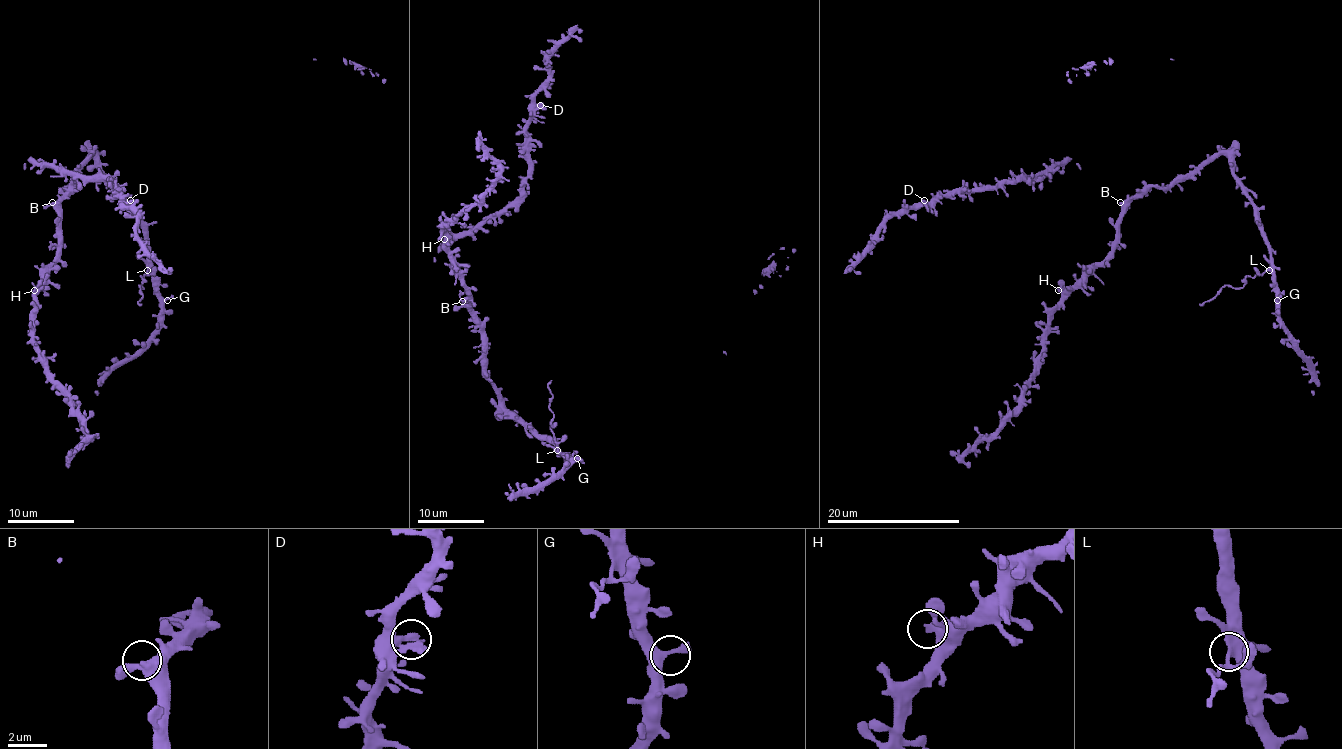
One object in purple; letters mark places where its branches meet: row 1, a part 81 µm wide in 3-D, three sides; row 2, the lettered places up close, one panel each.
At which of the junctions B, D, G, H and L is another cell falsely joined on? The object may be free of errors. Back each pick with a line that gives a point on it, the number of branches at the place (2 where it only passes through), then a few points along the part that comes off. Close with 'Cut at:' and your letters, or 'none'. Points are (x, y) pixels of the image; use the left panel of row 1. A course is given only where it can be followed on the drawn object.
L: place (147, 270); branches 3; course (147, 270), (142, 277), (143, 288), (138, 285), (142, 297), (138, 303), (142, 303)
Cut at: L

